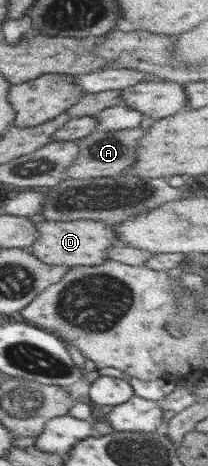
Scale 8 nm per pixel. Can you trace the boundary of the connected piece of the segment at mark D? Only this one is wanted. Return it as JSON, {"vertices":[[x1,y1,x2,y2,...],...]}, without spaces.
{"vertices":[[77,219,73,221,47,221,35,224,37,238,28,248,28,252,45,265,92,266,107,260,105,250,116,244,113,224,103,221]]}

